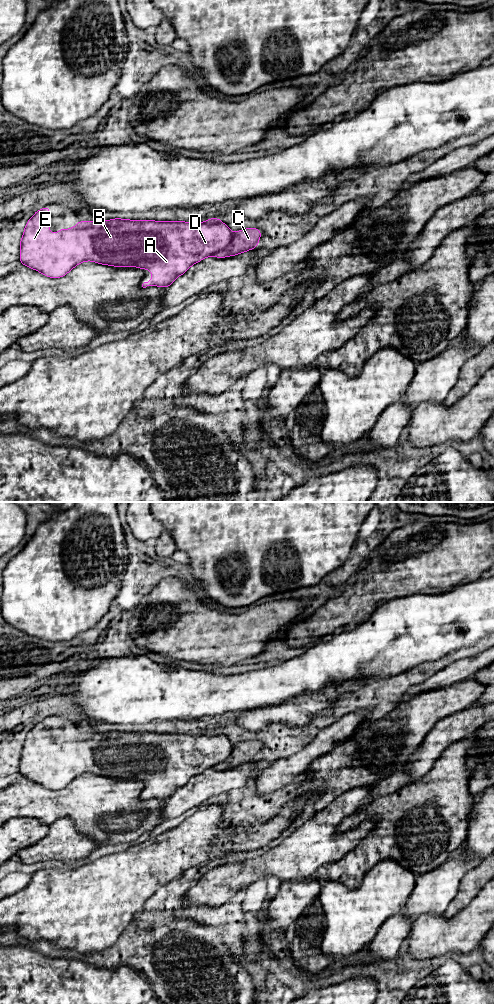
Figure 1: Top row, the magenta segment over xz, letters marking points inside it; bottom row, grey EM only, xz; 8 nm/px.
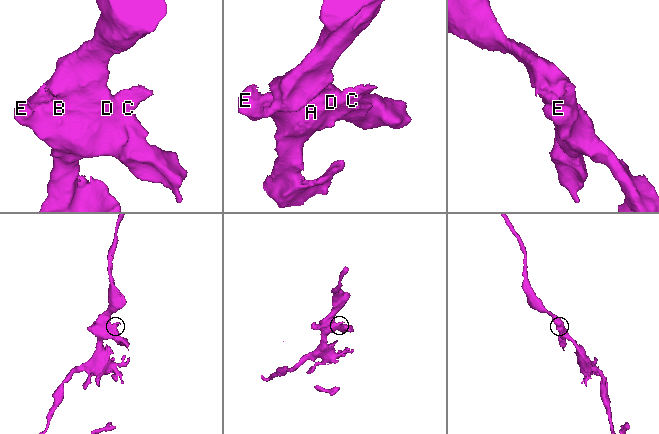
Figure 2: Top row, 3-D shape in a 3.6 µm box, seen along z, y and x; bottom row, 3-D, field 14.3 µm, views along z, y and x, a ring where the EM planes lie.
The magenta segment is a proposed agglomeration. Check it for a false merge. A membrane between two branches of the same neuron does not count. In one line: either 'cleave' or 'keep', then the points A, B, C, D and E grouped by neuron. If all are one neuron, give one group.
cleave | A B D E / C

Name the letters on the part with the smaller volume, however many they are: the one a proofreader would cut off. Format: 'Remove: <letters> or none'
Remove: C

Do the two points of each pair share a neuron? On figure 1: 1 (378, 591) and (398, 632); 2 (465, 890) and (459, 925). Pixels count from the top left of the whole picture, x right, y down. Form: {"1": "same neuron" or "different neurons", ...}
{"1": "different neurons", "2": "different neurons"}

